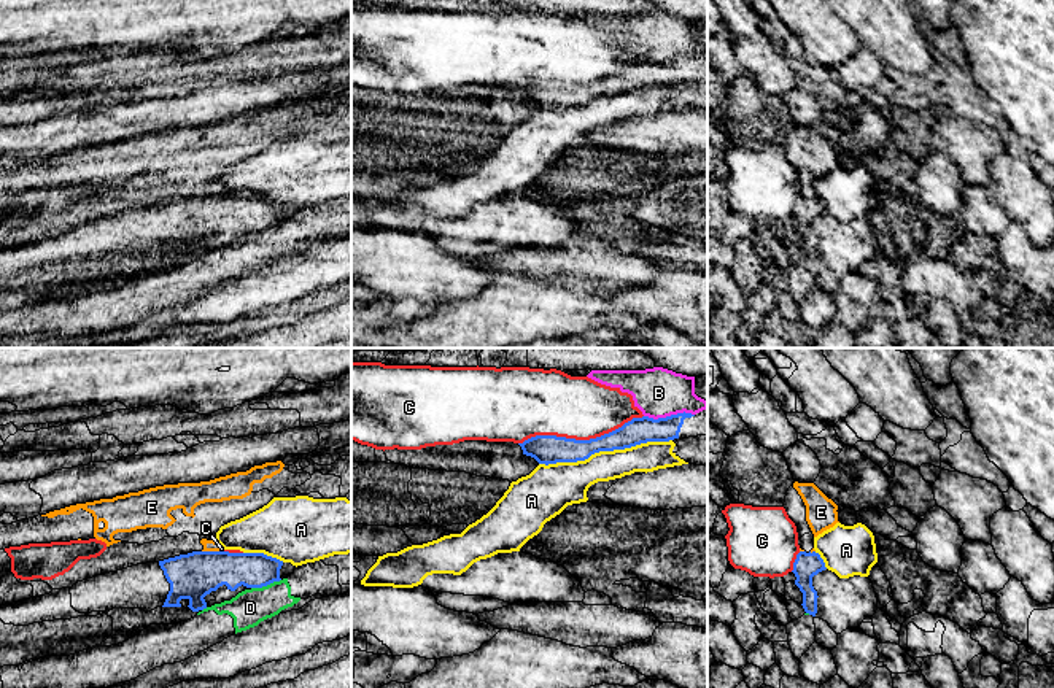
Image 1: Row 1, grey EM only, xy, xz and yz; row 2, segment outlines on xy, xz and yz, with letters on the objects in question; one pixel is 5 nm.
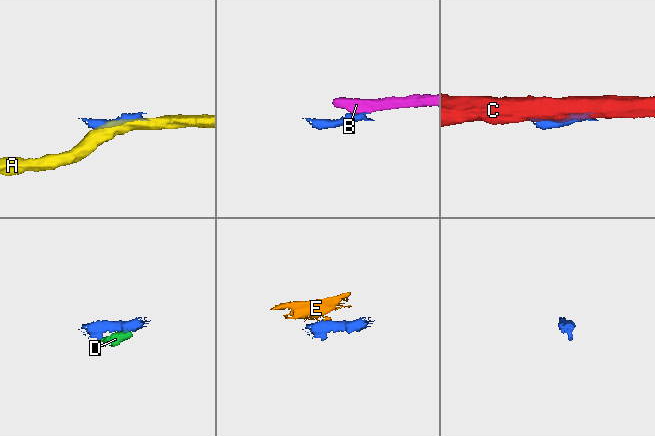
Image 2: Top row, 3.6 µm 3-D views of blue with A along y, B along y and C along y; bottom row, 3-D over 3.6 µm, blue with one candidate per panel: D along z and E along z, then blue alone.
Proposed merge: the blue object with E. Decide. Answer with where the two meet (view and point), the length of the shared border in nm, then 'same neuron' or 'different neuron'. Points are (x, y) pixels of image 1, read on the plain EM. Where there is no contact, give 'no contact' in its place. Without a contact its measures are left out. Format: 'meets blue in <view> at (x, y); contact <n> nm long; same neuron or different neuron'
meets blue in xy at (210, 196); contact 100 nm long; different neuron

